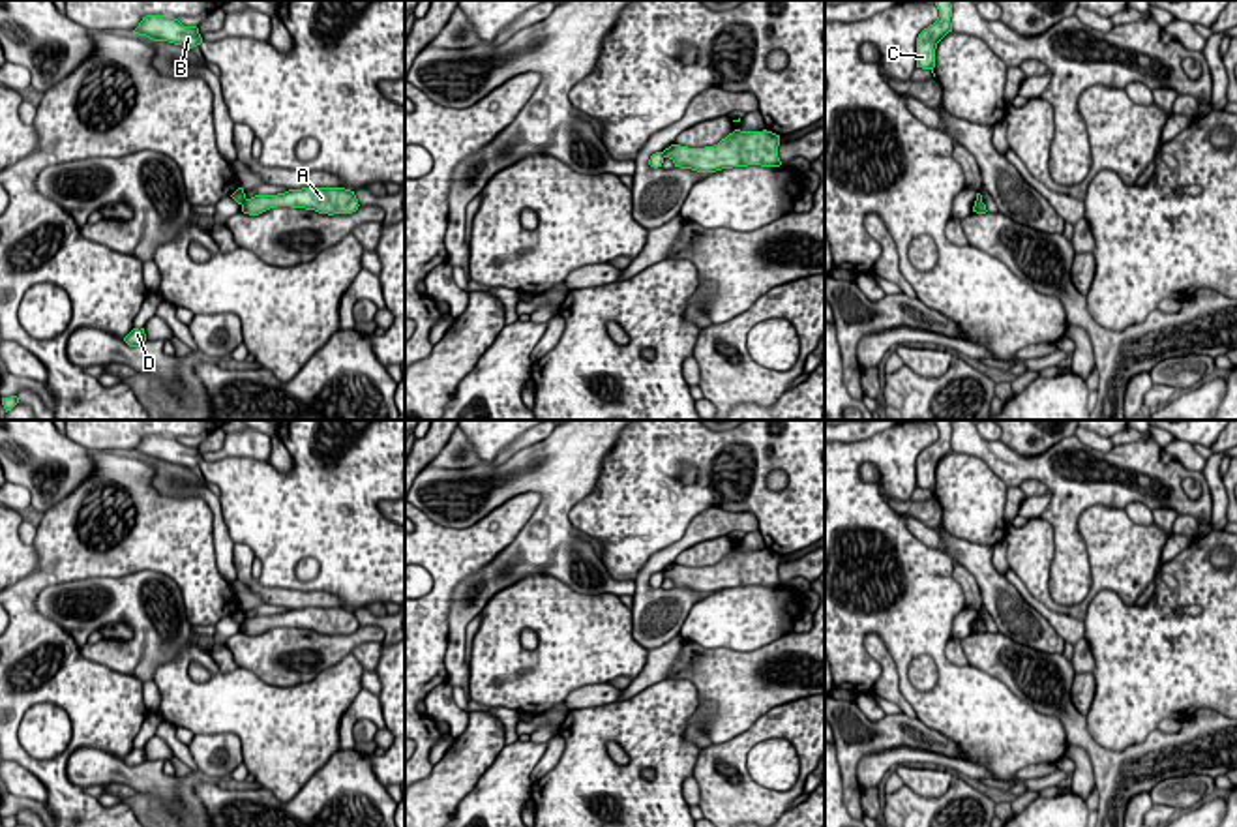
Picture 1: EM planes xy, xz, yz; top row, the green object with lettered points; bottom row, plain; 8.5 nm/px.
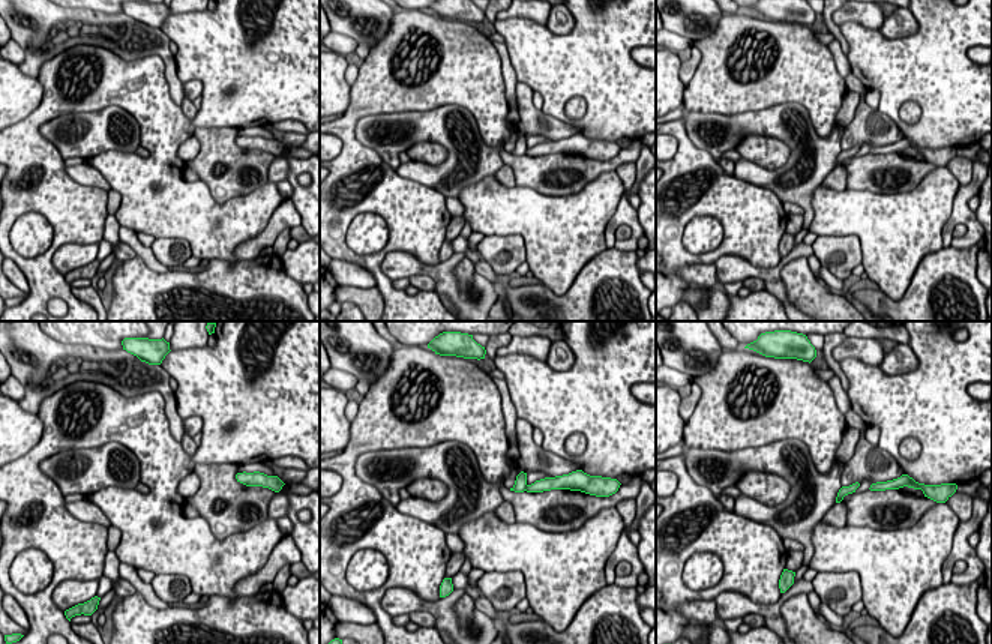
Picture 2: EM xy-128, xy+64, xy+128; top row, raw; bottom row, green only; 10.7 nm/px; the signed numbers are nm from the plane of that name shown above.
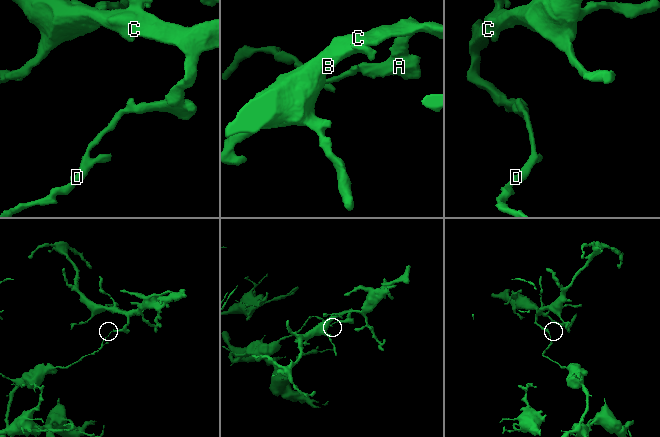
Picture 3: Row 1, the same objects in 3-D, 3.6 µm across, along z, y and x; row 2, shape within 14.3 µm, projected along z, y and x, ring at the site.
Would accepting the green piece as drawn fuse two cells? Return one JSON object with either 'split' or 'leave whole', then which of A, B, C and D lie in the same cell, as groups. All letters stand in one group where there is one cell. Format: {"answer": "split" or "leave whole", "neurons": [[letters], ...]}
{"answer": "split", "neurons": [["A", "B", "C"], ["D"]]}

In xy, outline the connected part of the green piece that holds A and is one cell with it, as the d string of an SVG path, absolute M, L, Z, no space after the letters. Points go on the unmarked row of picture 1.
M302 608L289 609L277 615L255 615L242 623L242 632L259 636L270 628L291 626L315 630L319 634L352 634L358 630L358 619L354 611L345 608Z

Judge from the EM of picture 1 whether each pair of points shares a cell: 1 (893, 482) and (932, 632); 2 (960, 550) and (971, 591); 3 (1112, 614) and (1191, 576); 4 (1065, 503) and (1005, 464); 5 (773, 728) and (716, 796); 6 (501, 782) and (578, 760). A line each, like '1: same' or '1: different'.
1: same
2: different
3: same
4: same
5: same
6: different

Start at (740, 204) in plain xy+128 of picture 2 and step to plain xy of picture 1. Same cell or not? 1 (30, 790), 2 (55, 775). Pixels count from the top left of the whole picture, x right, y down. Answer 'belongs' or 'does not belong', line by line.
1: does not belong
2: belongs

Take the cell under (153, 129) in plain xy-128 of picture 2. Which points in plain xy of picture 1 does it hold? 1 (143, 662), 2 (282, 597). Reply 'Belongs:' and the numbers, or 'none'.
Belongs: none

